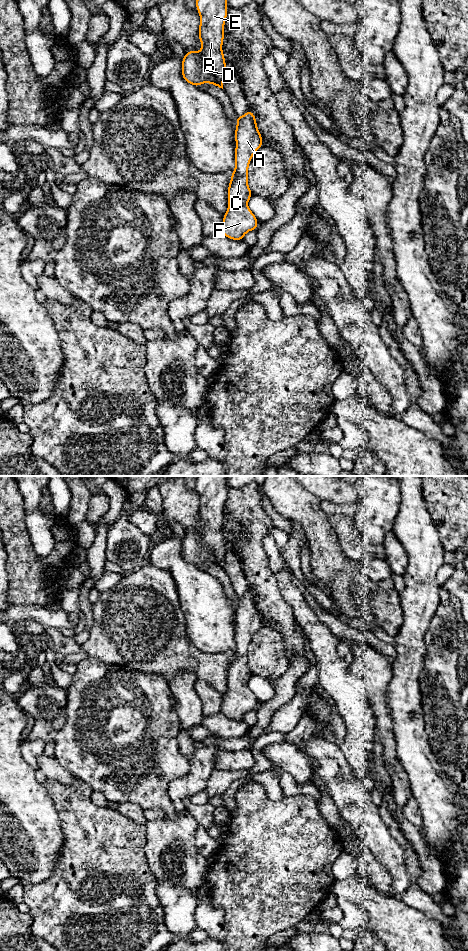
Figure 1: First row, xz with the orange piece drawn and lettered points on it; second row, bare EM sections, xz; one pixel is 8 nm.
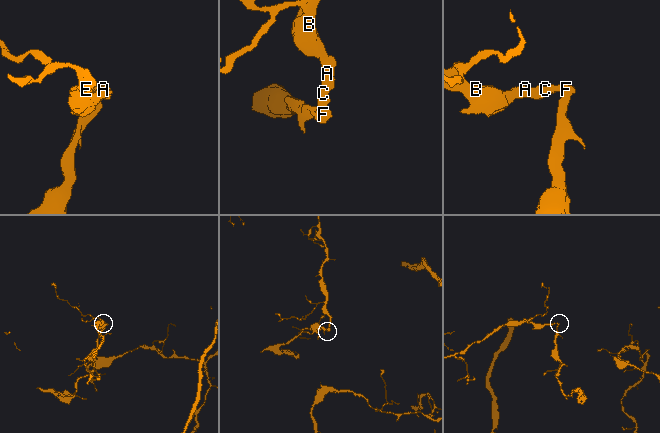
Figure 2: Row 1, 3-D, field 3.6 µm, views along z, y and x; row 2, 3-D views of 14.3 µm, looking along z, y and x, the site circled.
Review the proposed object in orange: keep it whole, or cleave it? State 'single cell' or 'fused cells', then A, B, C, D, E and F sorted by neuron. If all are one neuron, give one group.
single cell; groups A B C D E F

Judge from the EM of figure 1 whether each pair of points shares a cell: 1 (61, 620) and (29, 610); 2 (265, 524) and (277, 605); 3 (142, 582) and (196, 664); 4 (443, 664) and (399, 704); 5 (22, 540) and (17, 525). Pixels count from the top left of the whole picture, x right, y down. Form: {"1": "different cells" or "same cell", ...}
{"1": "same cell", "2": "same cell", "3": "same cell", "4": "different cells", "5": "same cell"}

